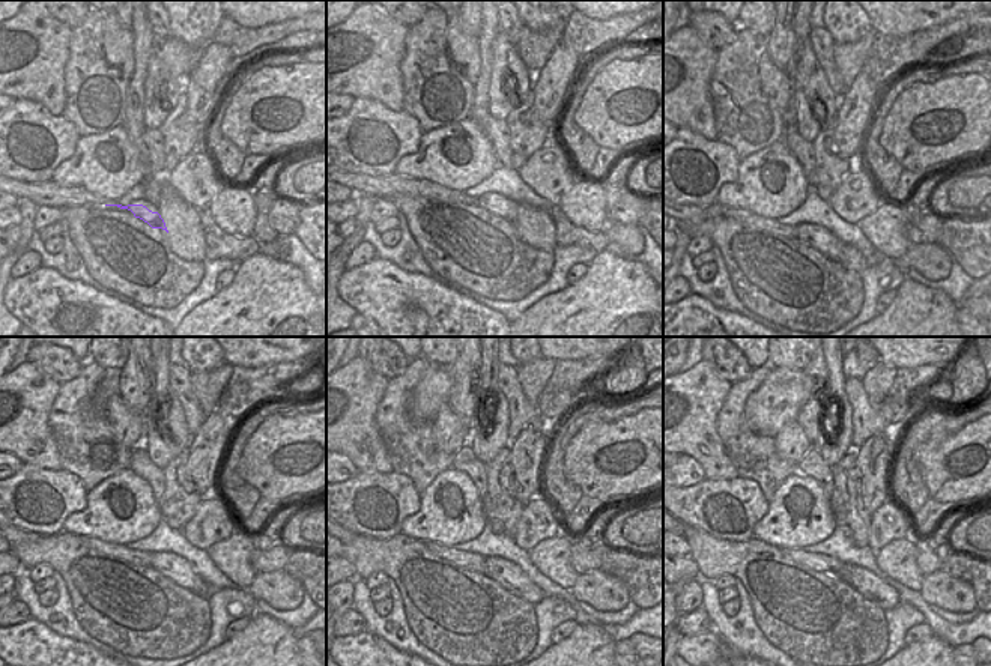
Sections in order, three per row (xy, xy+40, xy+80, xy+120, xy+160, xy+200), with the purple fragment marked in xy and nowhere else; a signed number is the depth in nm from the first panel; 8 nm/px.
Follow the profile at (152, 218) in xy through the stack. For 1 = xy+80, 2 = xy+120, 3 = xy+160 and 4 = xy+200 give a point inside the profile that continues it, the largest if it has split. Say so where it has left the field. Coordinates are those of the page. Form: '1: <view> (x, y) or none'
1: xy+80 (853, 230)
2: xy+120 (172, 566)
3: xy+160 (507, 572)
4: xy+200 (874, 588)

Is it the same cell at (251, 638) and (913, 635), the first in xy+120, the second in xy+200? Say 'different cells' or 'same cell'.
different cells

